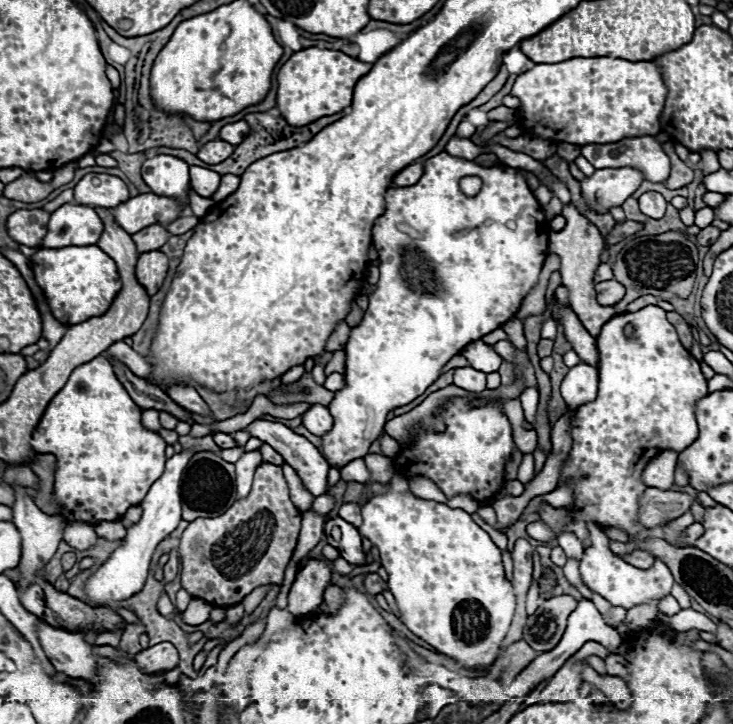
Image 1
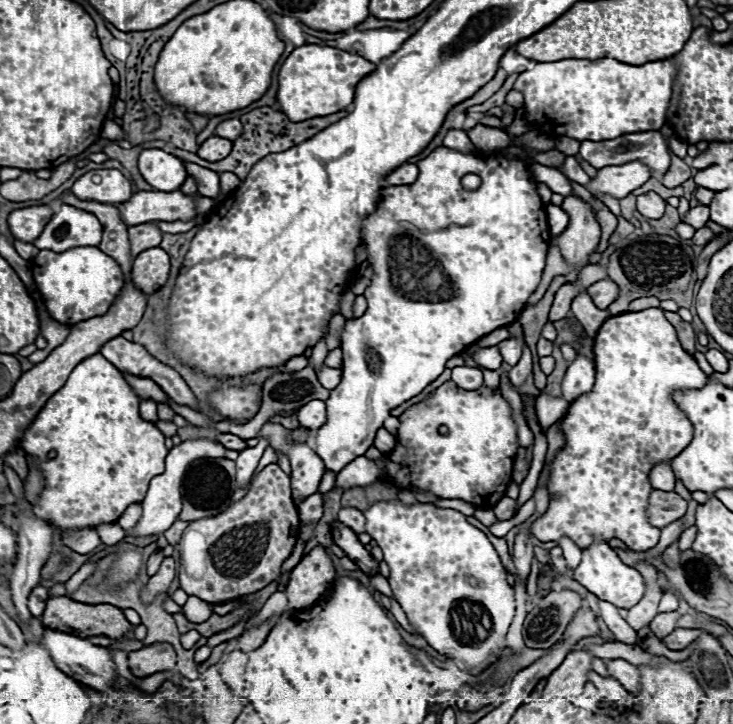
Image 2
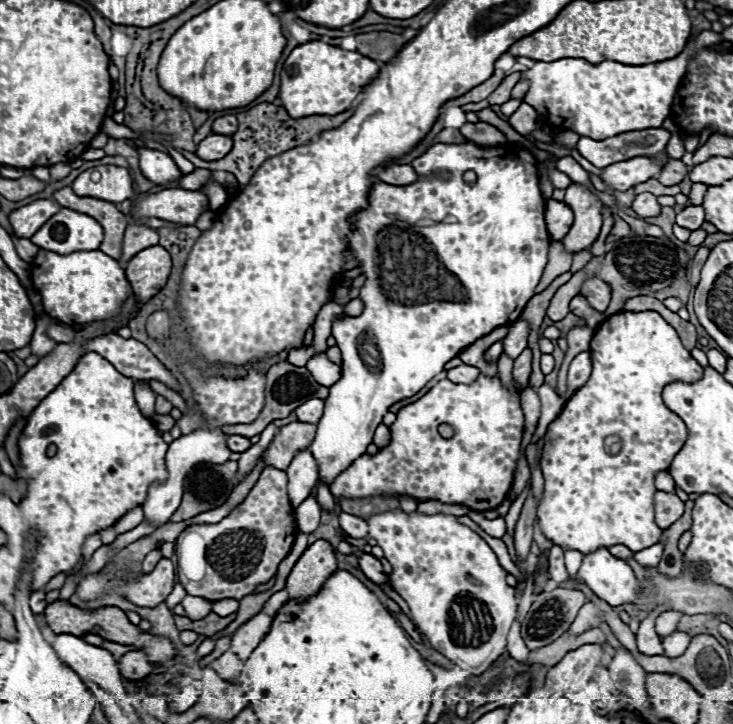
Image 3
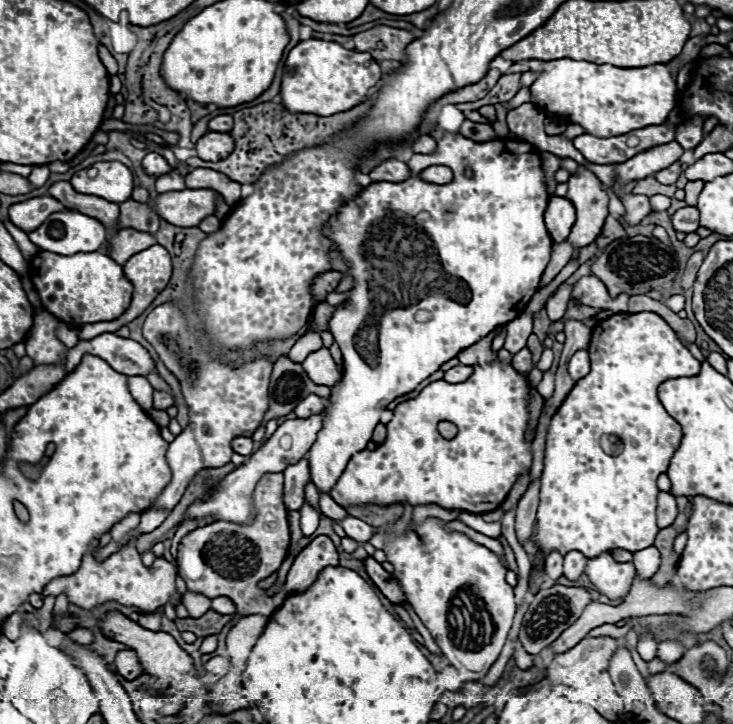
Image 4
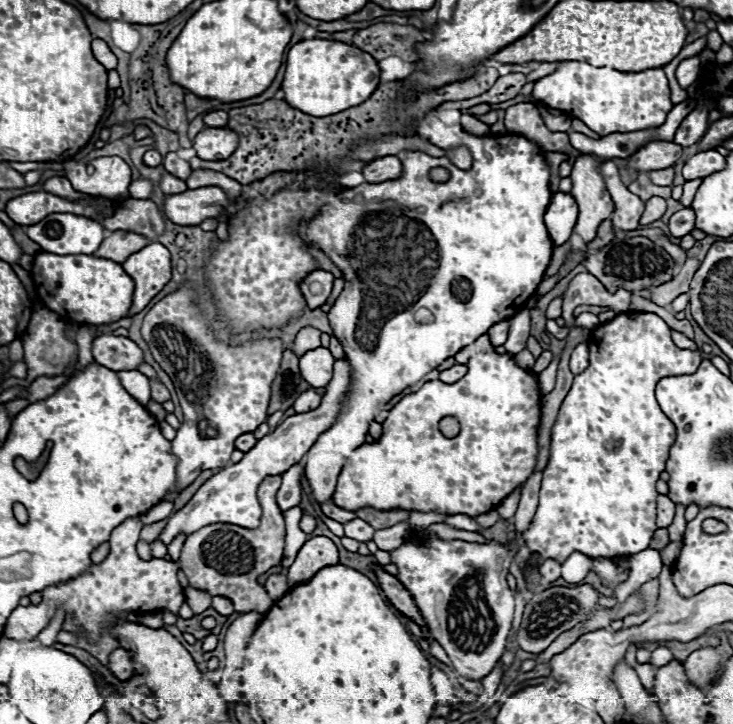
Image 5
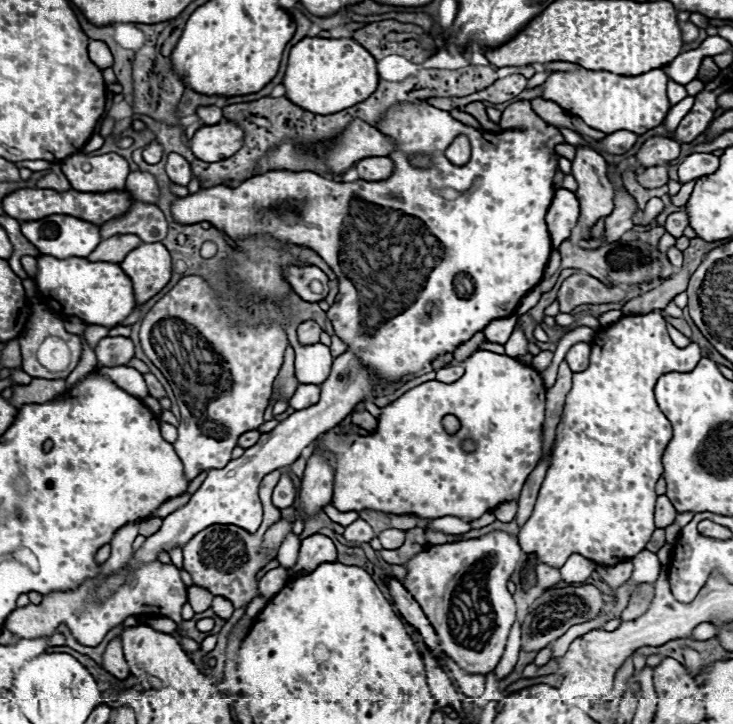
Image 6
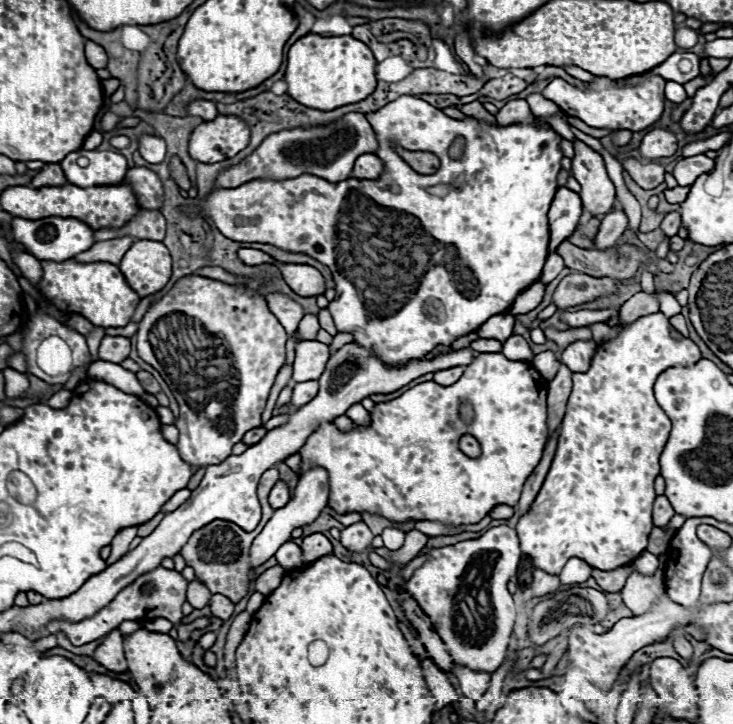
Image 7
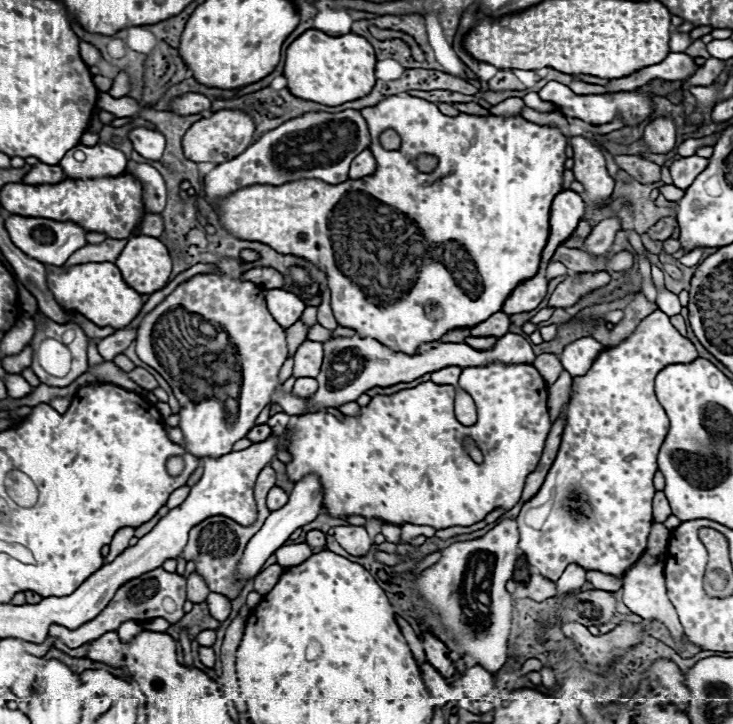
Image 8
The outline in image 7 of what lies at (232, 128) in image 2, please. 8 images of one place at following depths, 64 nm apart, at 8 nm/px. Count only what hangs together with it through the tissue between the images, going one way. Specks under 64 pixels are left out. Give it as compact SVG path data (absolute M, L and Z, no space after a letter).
M196 100L188 106L188 114L192 116L200 116L202 120L210 122L218 116L218 110L216 110L216 104L214 102L208 102L208 100Z

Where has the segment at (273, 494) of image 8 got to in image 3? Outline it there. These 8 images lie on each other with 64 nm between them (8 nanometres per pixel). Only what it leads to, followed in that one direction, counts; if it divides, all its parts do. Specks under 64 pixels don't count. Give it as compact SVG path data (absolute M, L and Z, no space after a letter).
M308 448L300 450L294 456L286 474L288 474L288 498L296 508L310 496L312 488L318 484L318 464Z

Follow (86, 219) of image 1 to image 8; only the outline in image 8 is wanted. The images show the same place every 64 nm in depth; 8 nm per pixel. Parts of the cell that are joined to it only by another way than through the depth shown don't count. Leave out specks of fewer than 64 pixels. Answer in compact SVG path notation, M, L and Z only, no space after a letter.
M10 216L6 220L6 230L12 238L12 242L30 258L40 260L42 264L52 264L52 266L62 266L74 250L80 250L86 246L86 230L78 226L76 222L58 222L58 220L48 220L48 218L24 218L24 216Z

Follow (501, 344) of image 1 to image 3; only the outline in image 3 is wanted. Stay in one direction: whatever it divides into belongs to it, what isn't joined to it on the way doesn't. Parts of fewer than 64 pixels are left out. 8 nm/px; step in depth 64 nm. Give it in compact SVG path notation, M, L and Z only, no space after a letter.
M522 320L514 322L510 326L508 336L502 340L504 354L508 354L512 360L516 360L522 354L522 350L526 348L526 338L528 338L528 324Z

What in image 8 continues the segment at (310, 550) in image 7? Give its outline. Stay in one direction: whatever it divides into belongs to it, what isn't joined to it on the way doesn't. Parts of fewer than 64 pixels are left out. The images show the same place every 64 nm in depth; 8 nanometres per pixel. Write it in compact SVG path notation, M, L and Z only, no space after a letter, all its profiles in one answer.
M312 530L306 534L306 544L312 548L312 552L326 550L326 534L320 530Z

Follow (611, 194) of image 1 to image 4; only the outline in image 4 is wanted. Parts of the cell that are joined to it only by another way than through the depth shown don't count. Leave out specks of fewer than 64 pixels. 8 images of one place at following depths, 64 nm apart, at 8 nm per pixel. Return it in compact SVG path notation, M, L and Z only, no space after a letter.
M674 140L656 148L650 148L642 154L636 154L634 158L620 162L614 166L614 182L628 184L634 180L644 180L646 176L652 176L672 162L676 162L682 156L684 148Z

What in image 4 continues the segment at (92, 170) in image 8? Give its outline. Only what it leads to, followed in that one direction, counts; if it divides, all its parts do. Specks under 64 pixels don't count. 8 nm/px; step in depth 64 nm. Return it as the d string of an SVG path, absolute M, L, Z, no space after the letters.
M96 162L98 176L94 180L88 178L86 170L80 170L72 176L70 184L80 194L100 196L110 202L124 202L132 196L132 172L120 162Z

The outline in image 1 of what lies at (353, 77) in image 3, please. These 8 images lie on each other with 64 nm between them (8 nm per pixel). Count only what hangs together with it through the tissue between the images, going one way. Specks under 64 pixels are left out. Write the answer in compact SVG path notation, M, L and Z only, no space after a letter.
M306 48L294 52L290 60L278 70L278 98L276 106L290 122L290 126L306 126L306 122L314 122L314 118L324 118L336 112L342 112L352 104L352 90L356 82L368 74L372 64L360 62L358 58L350 58L344 52L336 50L320 50Z

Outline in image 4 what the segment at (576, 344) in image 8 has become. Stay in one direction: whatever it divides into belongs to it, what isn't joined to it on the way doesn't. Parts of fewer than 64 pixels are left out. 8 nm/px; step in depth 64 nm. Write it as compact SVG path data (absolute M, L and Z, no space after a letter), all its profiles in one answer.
M578 350L568 366L568 374L572 376L574 382L578 382L578 378L584 378L590 372L590 360L588 360L588 352L586 350Z

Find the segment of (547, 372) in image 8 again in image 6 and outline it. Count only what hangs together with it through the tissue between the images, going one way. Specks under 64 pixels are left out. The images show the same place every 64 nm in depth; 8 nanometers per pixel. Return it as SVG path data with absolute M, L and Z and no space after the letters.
M540 352L538 356L534 356L534 360L532 360L532 368L534 370L538 370L538 372L544 372L548 366L550 366L550 362L552 362L552 352Z

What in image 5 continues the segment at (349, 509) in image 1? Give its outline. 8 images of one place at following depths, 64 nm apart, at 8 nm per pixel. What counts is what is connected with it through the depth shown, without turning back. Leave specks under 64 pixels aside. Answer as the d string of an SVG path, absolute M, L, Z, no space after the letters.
M354 518L354 520L346 522L344 530L346 530L348 538L354 538L358 542L368 542L374 536L374 528L370 524L366 524L364 520L360 520L360 518Z

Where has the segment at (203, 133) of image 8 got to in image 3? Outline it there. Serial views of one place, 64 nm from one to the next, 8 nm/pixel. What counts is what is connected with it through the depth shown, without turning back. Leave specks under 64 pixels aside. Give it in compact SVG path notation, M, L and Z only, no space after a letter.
M210 134L208 138L204 138L204 140L198 144L196 154L198 154L202 160L212 162L212 160L224 158L230 150L232 150L232 138L230 138L230 136Z

